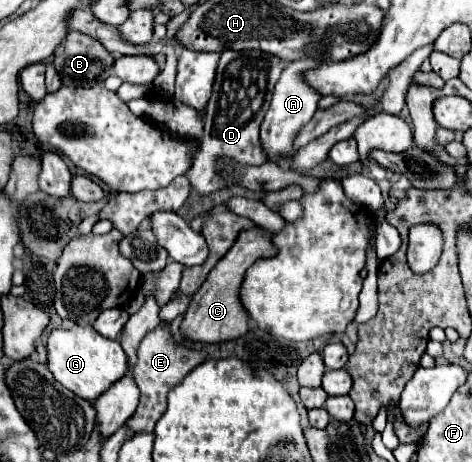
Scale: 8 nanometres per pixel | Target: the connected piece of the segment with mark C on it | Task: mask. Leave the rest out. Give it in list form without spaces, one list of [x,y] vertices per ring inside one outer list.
[[[257,227],[257,231],[243,231],[231,251],[227,251],[227,255],[219,259],[219,263],[207,275],[205,283],[191,297],[189,309],[183,315],[181,335],[195,343],[223,343],[243,337],[247,333],[249,317],[239,301],[239,285],[243,281],[245,271],[255,263],[255,259],[271,255],[275,255],[275,249],[271,245],[271,235],[265,229]]]

